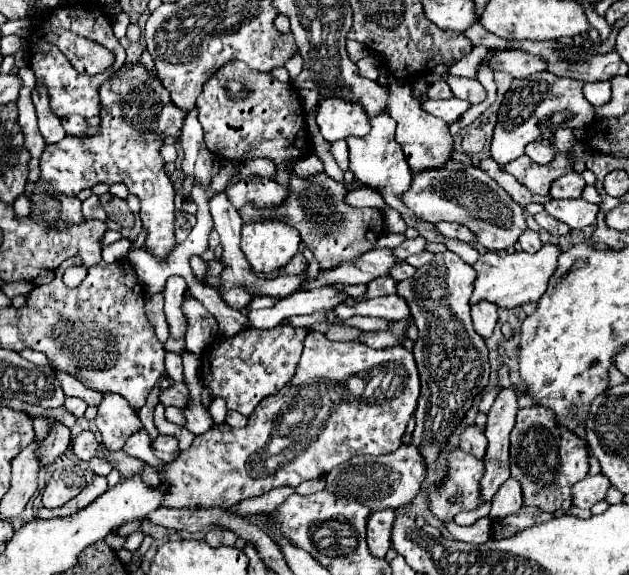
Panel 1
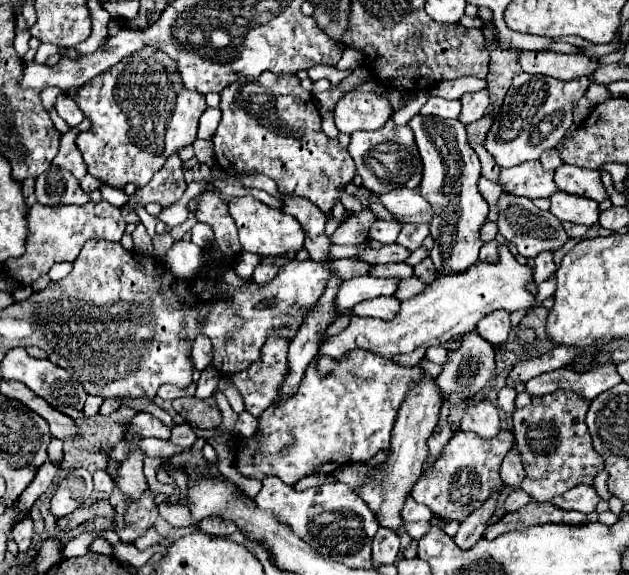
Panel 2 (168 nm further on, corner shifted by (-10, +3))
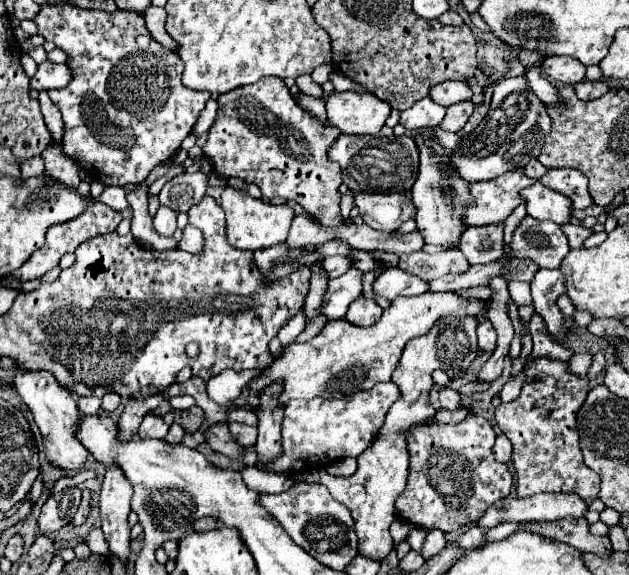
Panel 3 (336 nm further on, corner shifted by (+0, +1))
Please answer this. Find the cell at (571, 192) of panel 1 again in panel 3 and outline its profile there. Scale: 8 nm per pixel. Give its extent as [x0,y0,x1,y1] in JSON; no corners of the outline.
[540,168,594,208]

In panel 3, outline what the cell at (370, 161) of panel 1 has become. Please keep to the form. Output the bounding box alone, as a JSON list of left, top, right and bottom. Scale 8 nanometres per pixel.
[330,128,418,192]

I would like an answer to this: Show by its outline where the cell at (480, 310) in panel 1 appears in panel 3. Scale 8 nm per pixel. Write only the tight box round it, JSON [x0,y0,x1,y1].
[476,318,496,352]

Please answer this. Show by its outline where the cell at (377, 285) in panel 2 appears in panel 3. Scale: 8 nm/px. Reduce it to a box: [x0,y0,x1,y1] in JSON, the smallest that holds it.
[372,268,428,300]

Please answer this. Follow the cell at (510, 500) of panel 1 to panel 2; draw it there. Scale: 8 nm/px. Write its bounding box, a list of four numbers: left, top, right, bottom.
[500,446,524,488]

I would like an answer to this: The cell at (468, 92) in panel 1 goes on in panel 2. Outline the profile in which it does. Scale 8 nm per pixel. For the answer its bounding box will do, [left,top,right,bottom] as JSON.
[458,90,490,124]

